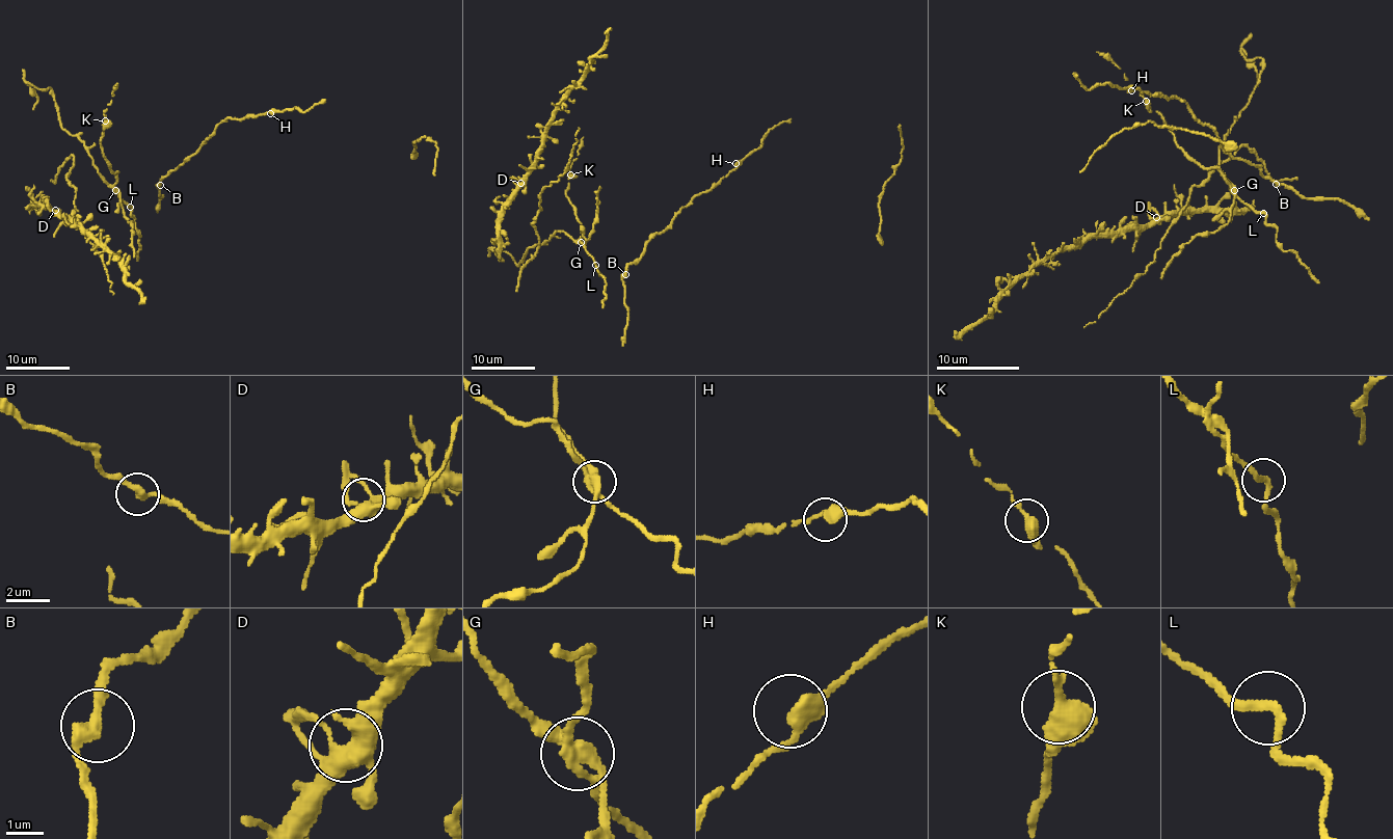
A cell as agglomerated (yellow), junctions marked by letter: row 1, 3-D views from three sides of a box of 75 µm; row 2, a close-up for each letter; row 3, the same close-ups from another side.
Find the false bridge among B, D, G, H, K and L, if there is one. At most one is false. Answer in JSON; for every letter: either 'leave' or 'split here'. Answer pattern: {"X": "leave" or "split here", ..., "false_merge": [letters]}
{"B": "leave", "D": "leave", "G": "split here", "H": "leave", "K": "leave", "L": "leave", "false_merge": ["G"]}

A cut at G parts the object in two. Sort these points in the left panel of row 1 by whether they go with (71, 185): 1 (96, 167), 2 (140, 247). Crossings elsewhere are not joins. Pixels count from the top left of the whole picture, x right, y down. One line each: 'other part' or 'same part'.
1: other part
2: same part

